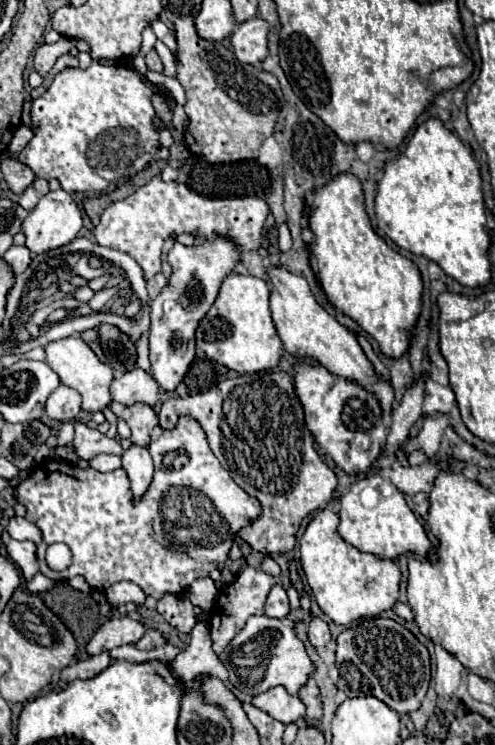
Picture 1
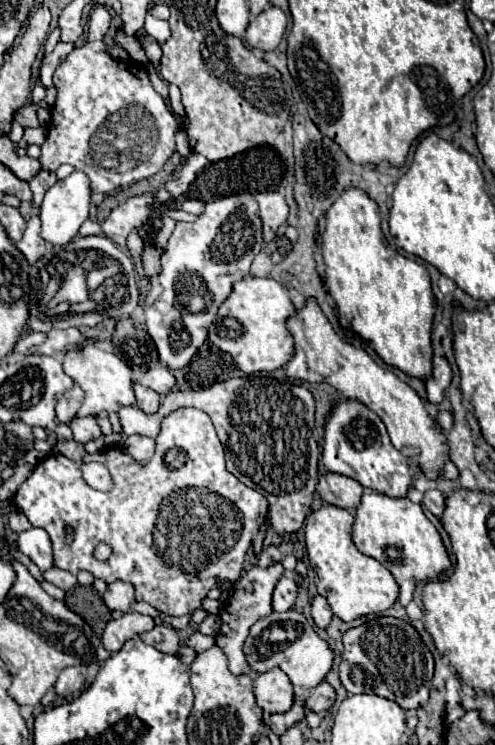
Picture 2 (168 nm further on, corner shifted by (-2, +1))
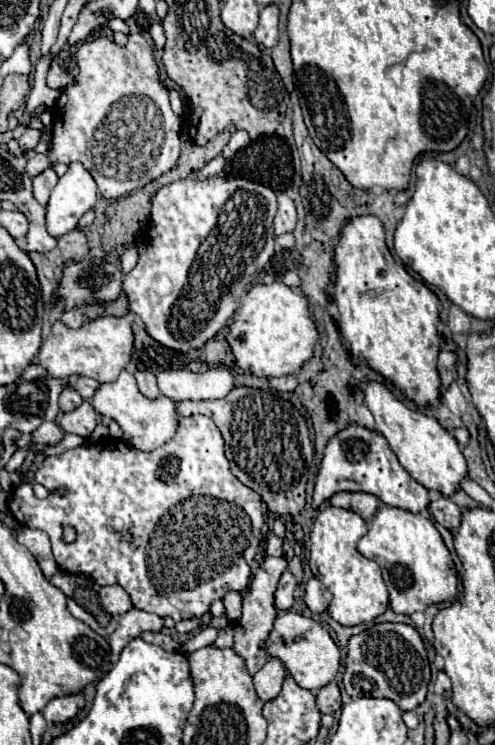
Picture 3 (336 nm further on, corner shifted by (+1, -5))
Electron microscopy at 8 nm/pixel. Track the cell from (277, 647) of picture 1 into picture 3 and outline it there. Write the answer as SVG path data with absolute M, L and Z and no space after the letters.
M284 611L278 615L274 629L266 639L266 651L270 657L278 657L284 663L286 671L296 679L296 683L310 691L328 685L340 669L340 651L332 641L328 629L318 621L294 611Z

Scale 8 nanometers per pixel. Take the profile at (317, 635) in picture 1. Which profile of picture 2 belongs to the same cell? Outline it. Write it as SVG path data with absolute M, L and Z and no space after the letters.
M317 595L313 599L313 603L311 603L311 615L313 615L313 621L315 621L315 625L319 629L327 629L329 627L333 613L331 613L331 607L329 607L329 603L327 603L325 597Z

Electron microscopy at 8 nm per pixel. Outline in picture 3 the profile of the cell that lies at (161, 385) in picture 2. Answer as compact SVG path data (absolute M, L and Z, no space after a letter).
M224 365L210 367L204 373L192 373L186 369L164 371L158 377L158 385L162 395L178 403L186 399L222 399L236 387L234 375Z

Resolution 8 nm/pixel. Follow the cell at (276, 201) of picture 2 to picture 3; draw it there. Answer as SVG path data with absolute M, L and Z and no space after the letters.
M280 193L278 195L278 213L274 217L274 233L282 235L288 231L294 231L296 224L297 211L294 207L294 201L286 193Z

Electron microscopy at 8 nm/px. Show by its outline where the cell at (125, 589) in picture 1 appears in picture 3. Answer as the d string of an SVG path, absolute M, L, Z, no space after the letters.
M106 585L100 589L100 599L102 599L102 607L110 613L110 615L122 615L132 607L130 595L120 587L120 585Z

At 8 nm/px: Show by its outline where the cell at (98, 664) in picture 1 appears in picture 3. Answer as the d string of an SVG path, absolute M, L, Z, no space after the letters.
M78 693L78 695L66 695L66 697L56 697L52 699L42 715L48 723L54 723L54 725L62 725L70 719L74 719L78 715L78 711L84 707L84 697Z

